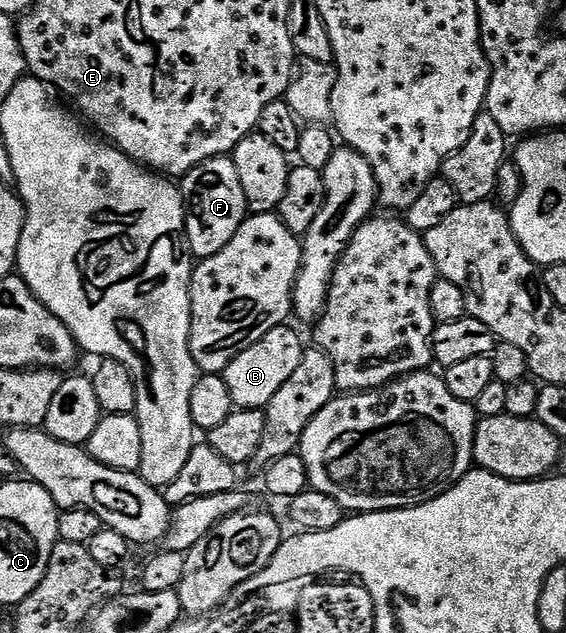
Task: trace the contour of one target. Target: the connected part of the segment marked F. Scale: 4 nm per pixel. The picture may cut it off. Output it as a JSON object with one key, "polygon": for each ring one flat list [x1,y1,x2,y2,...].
{"polygon":[[229,155,213,156,181,177,182,201,186,207,186,241,190,244,190,250,195,257,205,258,212,254,220,254,228,242,232,242,232,234,240,230,240,226,246,220,248,209,244,198,244,188,240,186,240,174,236,174,236,166]]}

